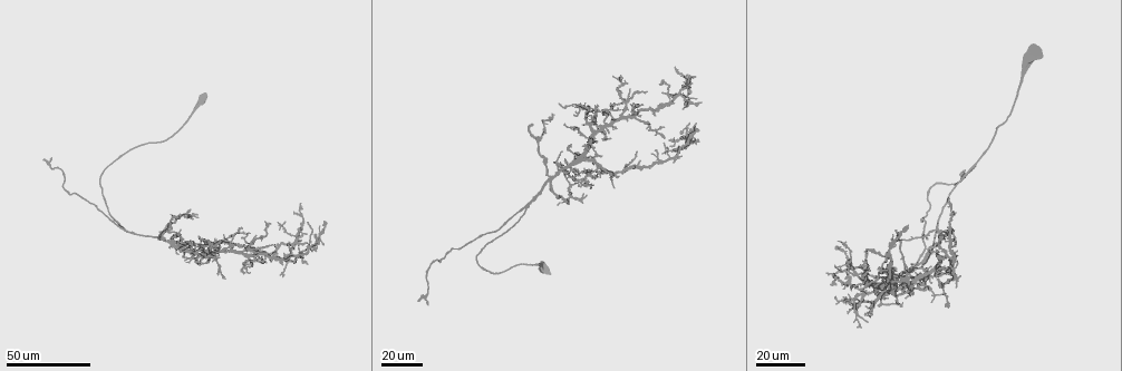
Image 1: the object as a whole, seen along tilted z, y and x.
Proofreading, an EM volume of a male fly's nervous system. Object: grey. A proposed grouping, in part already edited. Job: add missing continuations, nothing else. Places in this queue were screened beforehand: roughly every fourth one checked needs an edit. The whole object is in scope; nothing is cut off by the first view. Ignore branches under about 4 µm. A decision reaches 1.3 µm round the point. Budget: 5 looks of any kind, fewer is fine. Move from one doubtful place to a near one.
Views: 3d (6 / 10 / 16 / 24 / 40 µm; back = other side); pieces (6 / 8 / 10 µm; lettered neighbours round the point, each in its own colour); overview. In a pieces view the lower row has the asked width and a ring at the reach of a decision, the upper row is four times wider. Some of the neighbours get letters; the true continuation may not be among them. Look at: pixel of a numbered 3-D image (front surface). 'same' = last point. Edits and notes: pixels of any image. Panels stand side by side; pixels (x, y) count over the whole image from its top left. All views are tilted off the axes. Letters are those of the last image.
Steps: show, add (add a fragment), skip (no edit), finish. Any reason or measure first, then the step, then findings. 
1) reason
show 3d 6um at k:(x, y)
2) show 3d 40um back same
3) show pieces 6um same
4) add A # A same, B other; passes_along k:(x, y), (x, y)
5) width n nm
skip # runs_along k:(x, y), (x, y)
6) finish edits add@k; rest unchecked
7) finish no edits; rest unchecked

end of a long branch
show 3d 24um at 1:(559, 103)

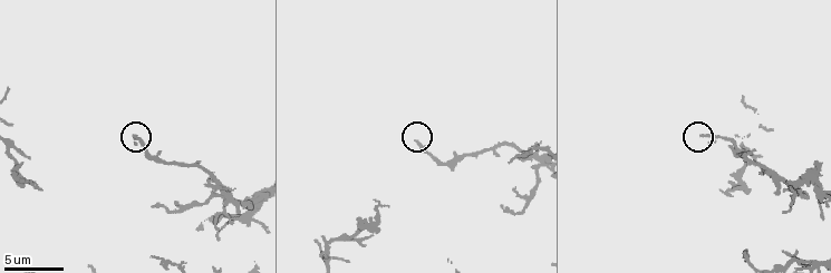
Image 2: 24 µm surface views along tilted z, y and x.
show pieces 8um at 2:(700, 133)

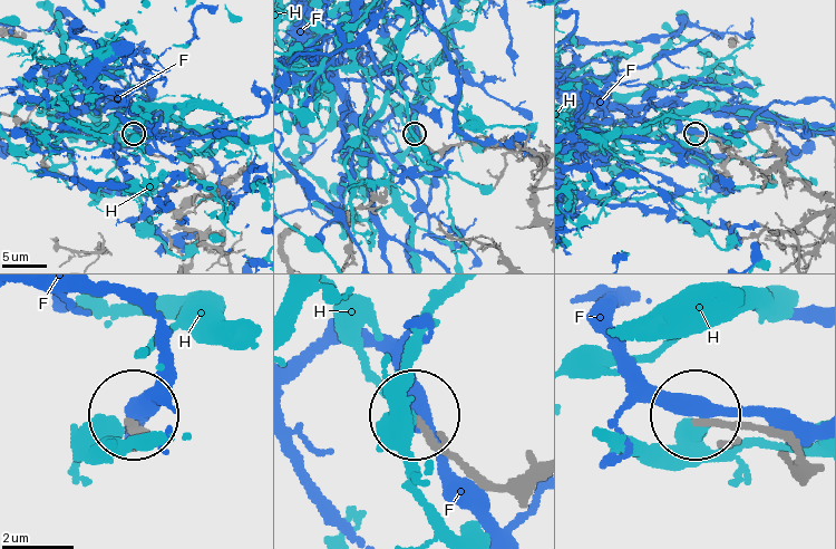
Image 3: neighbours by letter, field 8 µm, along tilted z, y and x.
width 160 nm
skip # F other, H other; none of them fits

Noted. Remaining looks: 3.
thin end
show 3d 40um at 1:(638, 107)

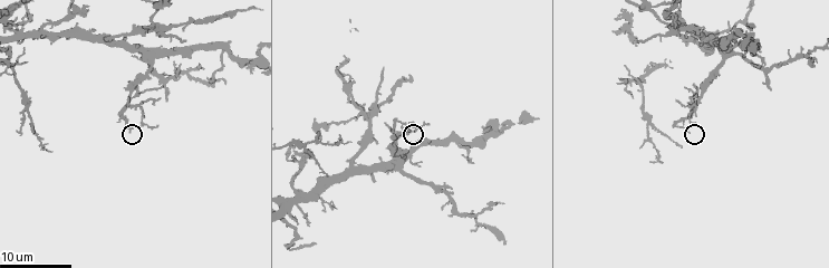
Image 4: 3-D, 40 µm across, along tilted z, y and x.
show pieces 10um at 4:(131, 130)

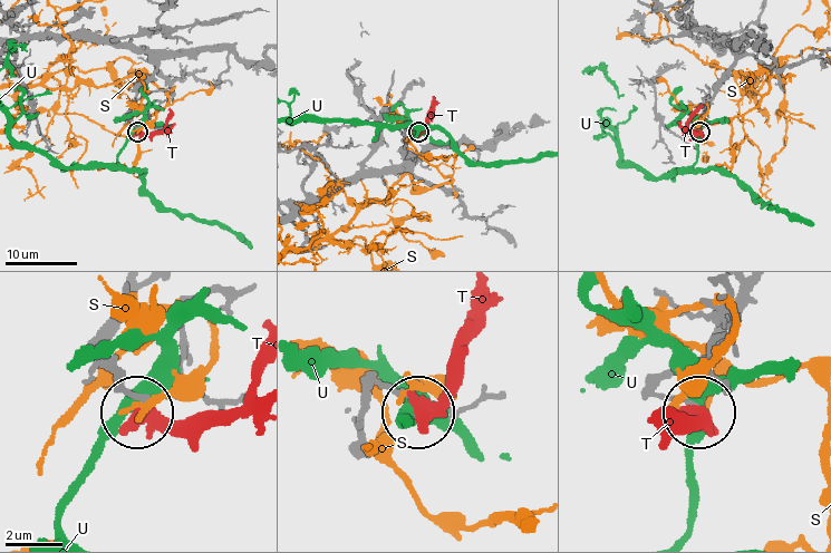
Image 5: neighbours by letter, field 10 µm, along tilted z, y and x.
skip # S other, T other, U other; none of them fits

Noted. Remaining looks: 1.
finish no edits; rest unchecked

